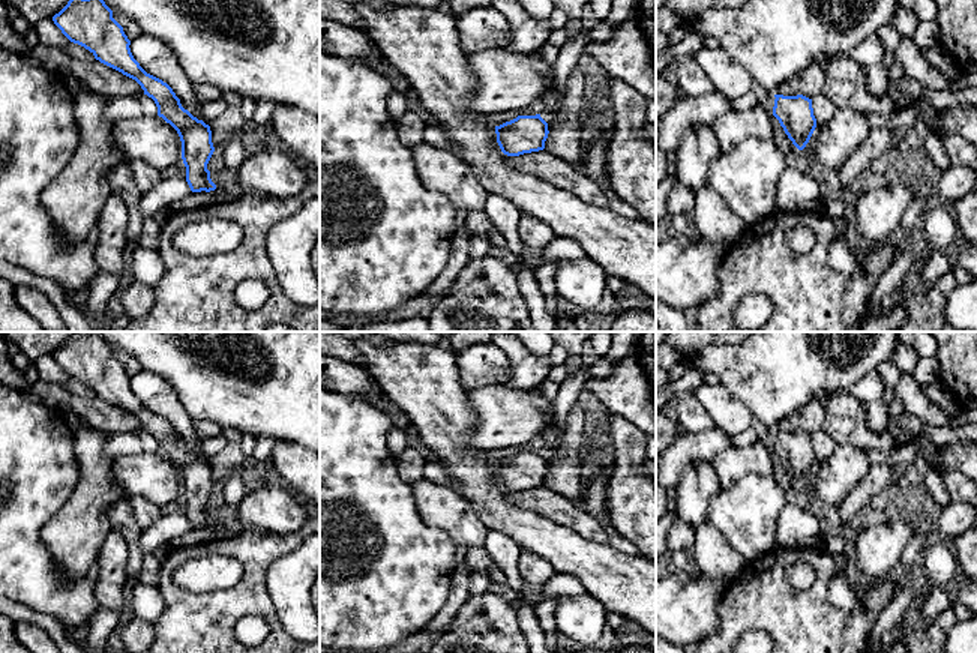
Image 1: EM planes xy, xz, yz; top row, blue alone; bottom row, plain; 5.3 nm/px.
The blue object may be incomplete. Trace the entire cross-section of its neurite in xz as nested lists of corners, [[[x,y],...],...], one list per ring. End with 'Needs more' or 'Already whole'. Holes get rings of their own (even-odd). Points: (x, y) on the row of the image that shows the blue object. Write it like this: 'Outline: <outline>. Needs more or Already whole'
Outline: [[[518,116],[516,119],[495,126],[497,143],[507,156],[539,152],[545,149],[548,123],[536,116]]]. Already whole

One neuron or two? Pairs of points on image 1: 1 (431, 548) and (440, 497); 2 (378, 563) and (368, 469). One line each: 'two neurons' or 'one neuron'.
1: two neurons
2: one neuron

